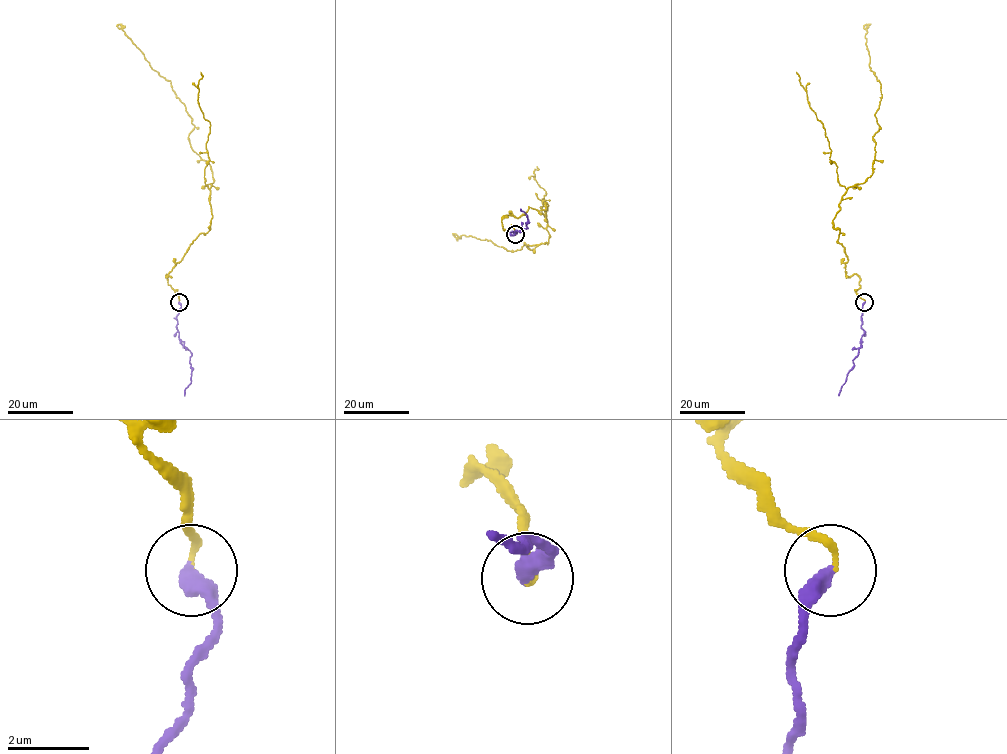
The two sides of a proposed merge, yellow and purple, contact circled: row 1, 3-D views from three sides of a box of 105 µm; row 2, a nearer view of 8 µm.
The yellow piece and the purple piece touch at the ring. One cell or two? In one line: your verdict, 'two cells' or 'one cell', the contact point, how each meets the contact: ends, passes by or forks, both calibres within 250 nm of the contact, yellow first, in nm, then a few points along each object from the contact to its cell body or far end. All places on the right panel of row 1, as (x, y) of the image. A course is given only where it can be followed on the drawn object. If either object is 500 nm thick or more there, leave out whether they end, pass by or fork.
one cell | (864, 302) | yellow ends | purple ends | 140/440 nm | yellow via (865, 302), (860, 278), (845, 273), (833, 220), (842, 195), (872, 174), (882, 96), (865, 24) | purple via (865, 302), (861, 316), (864, 331), (861, 343), (852, 361), (854, 366), (838, 396)

